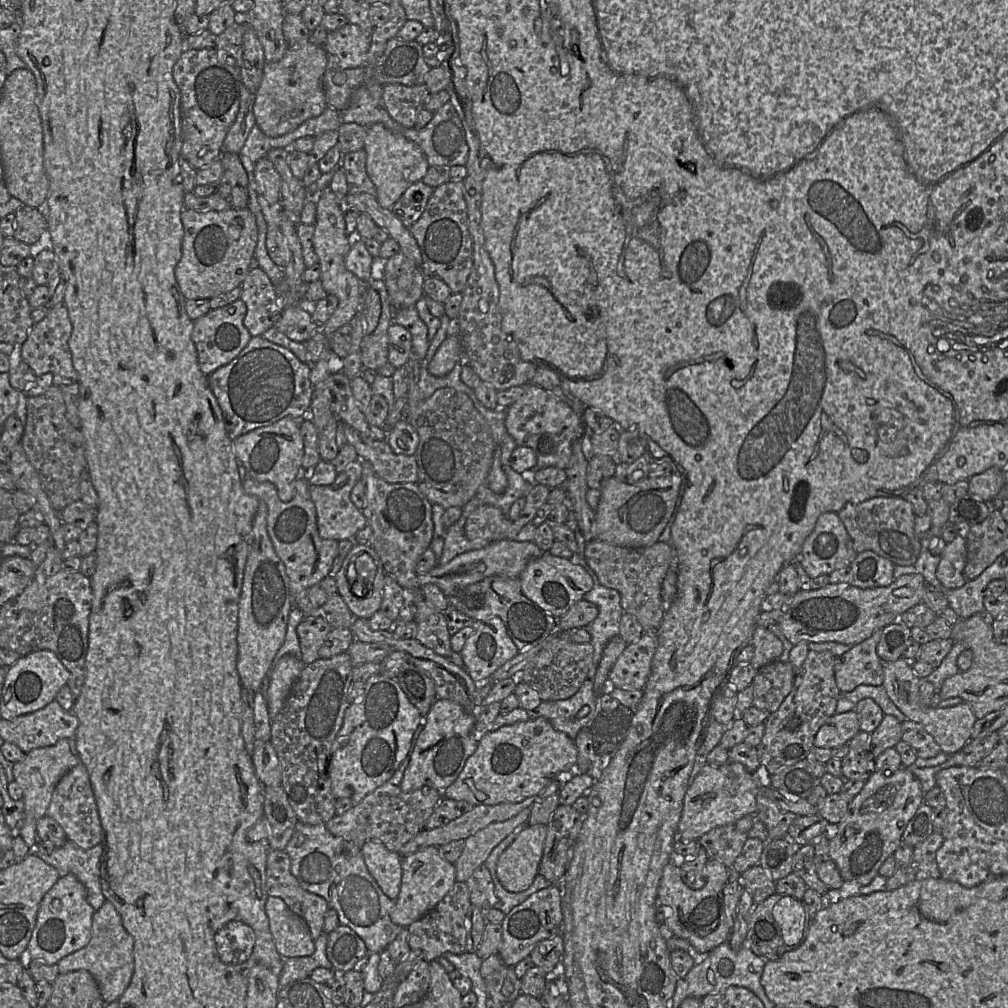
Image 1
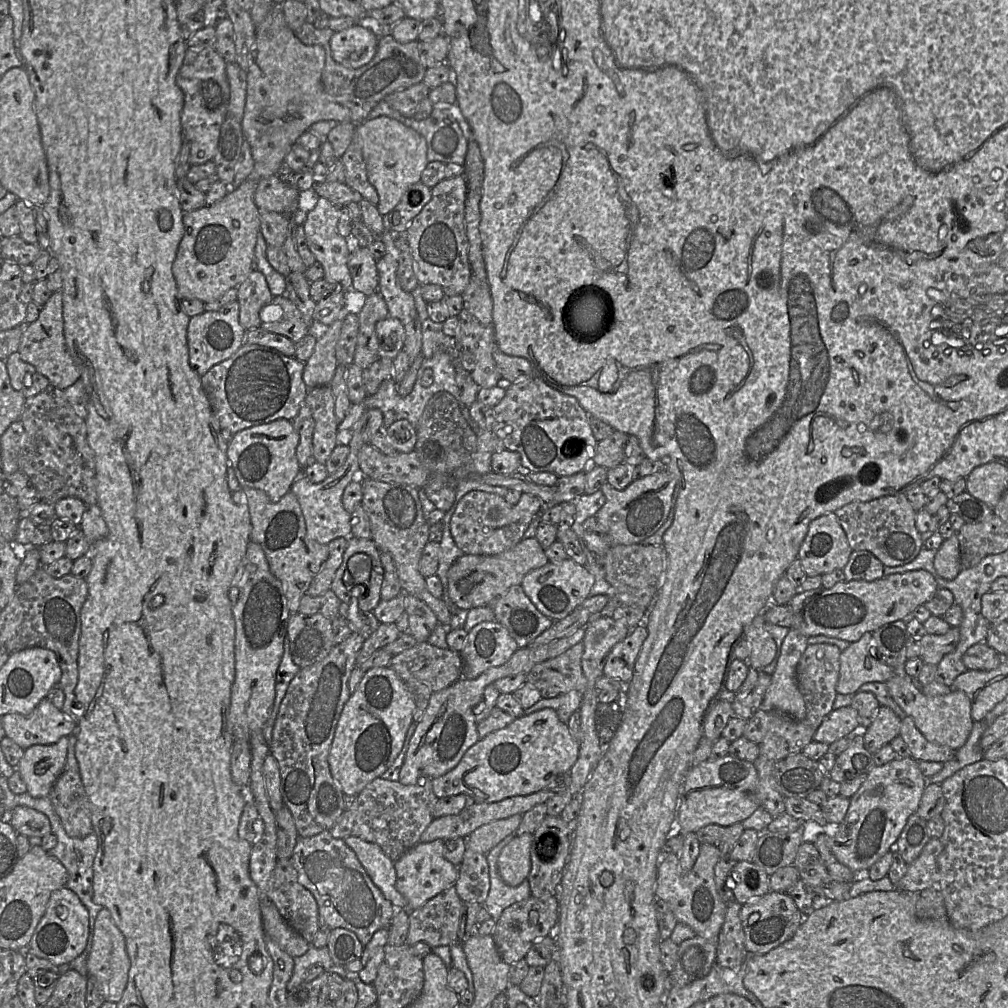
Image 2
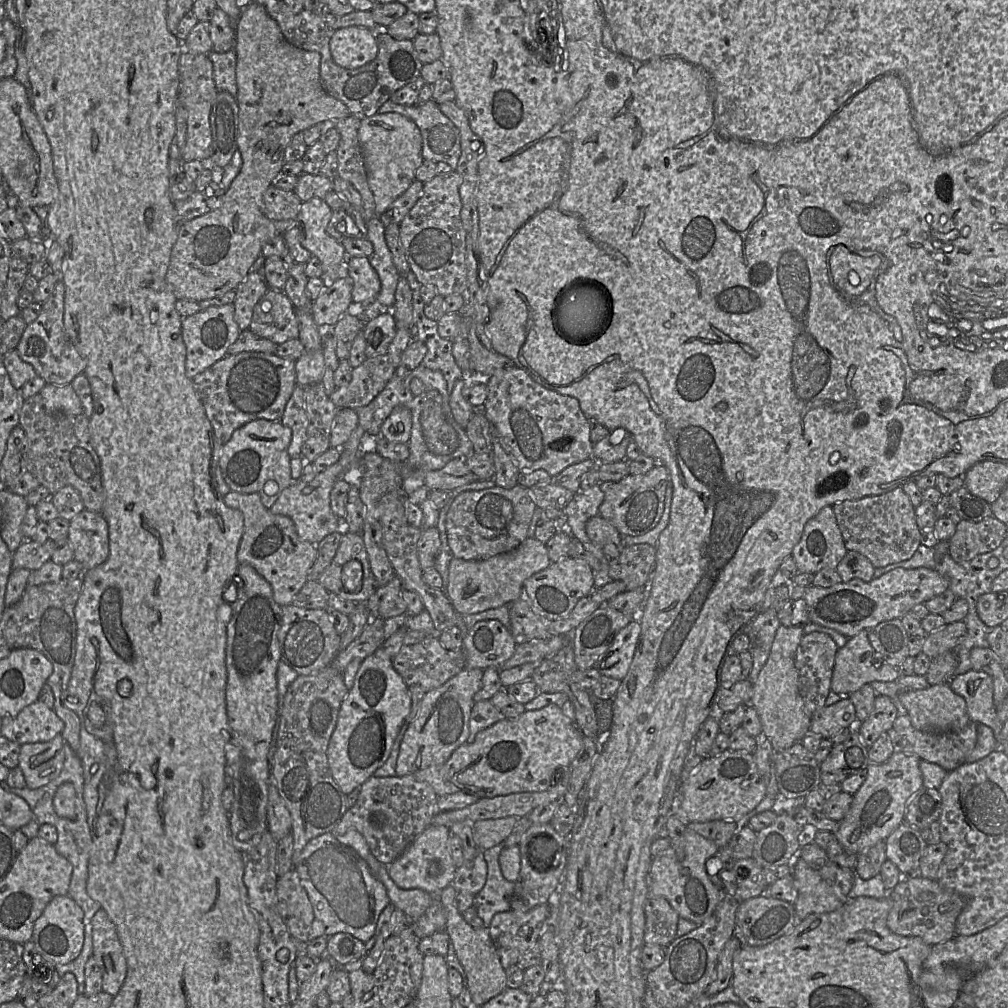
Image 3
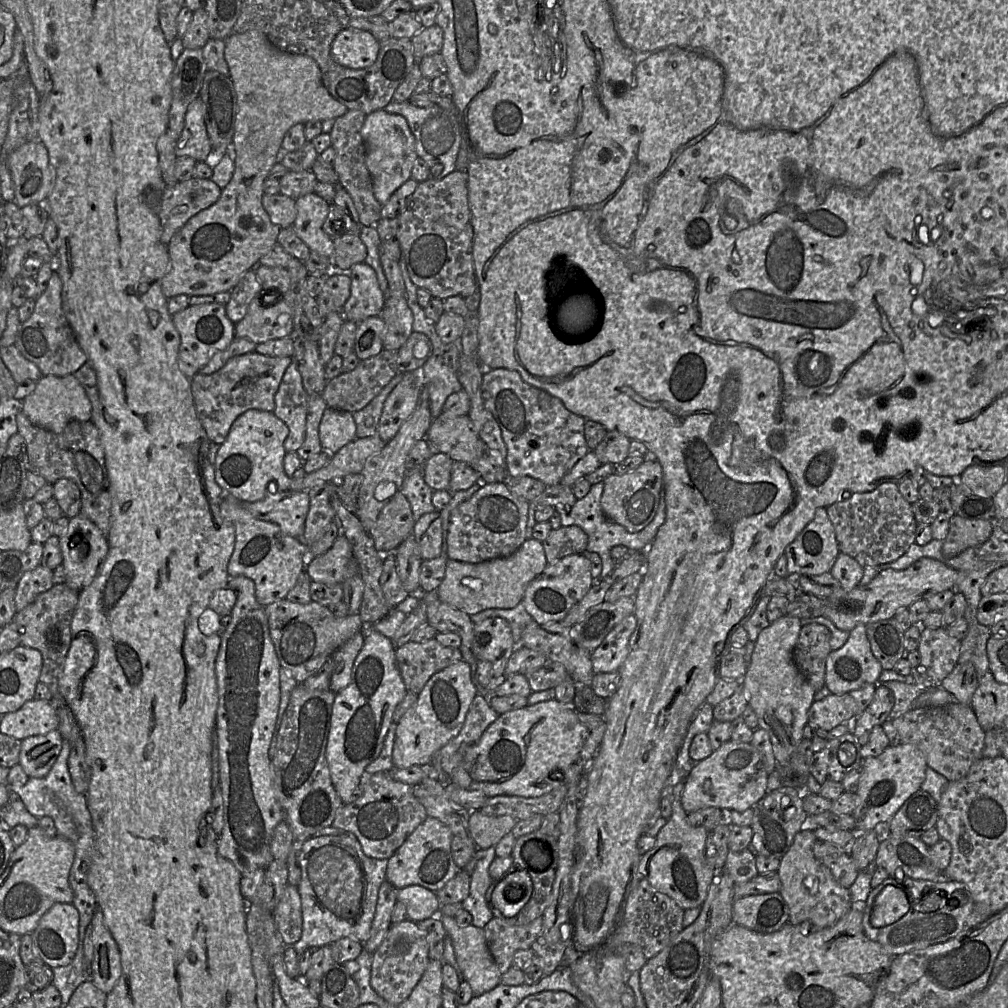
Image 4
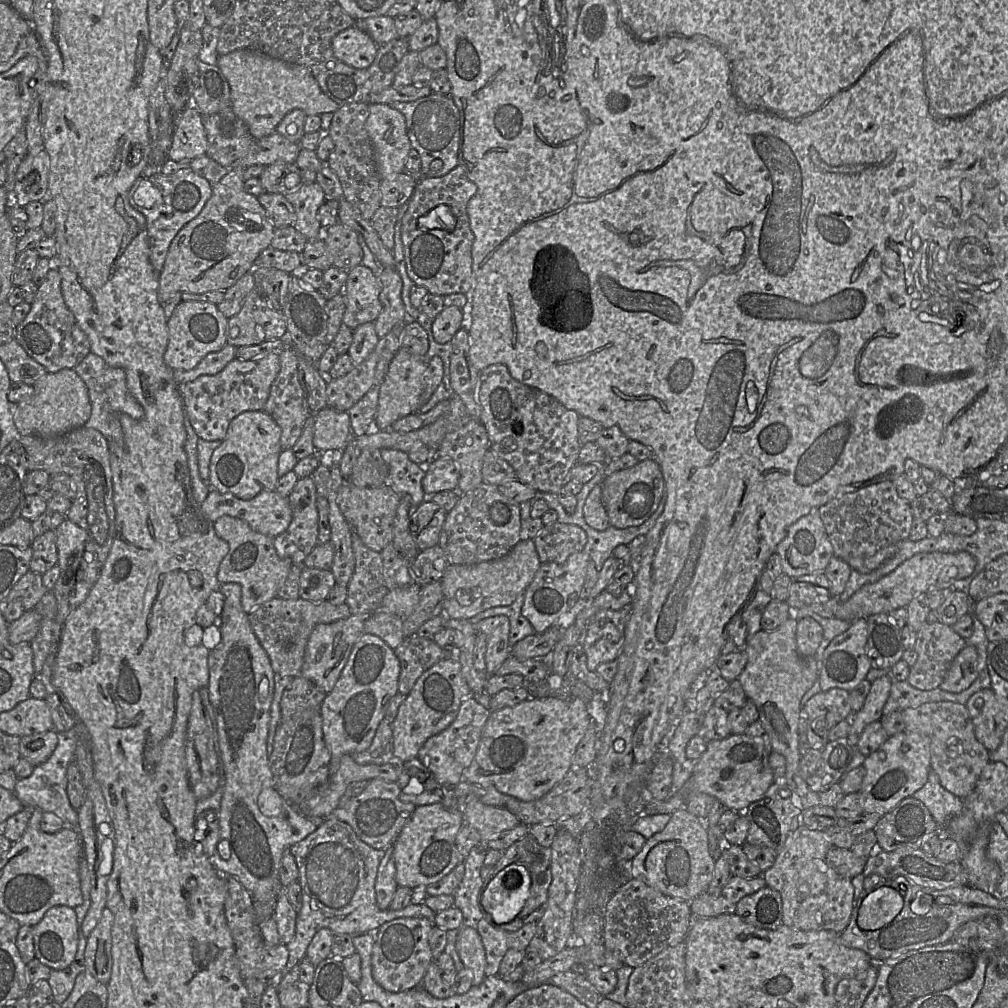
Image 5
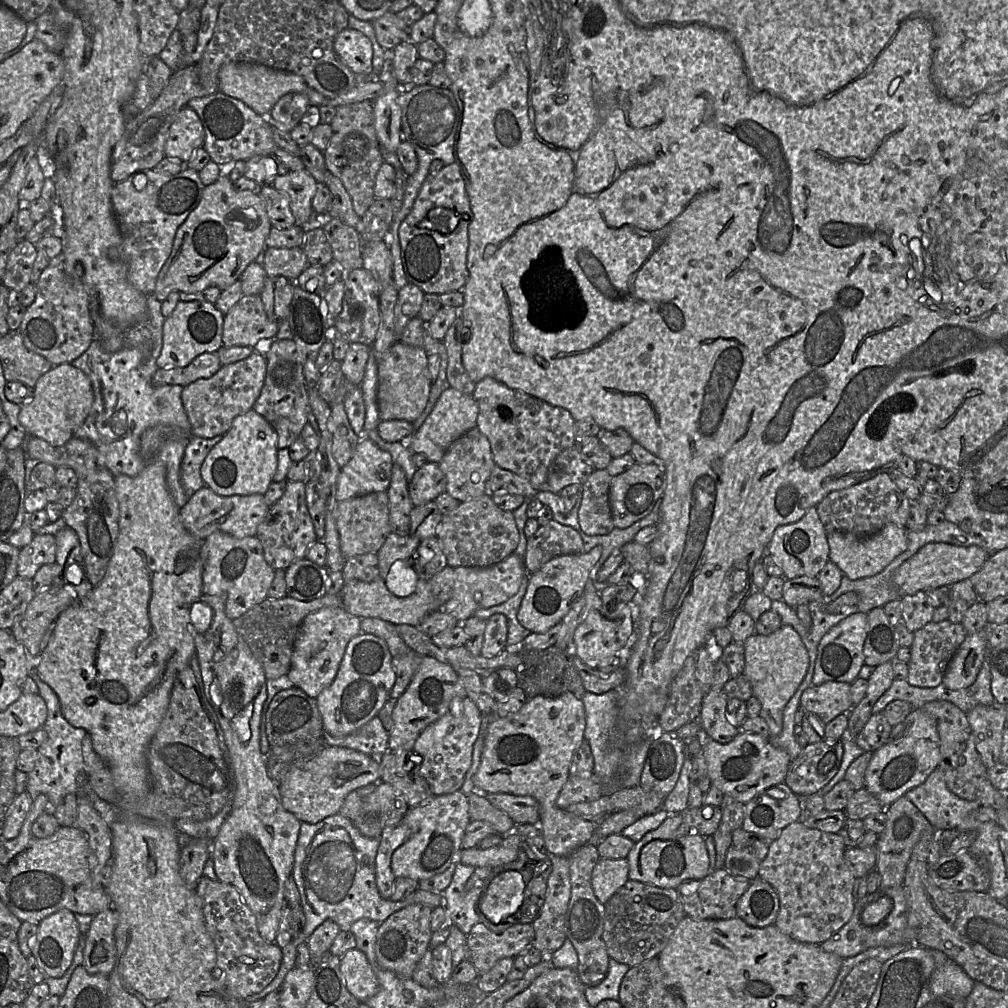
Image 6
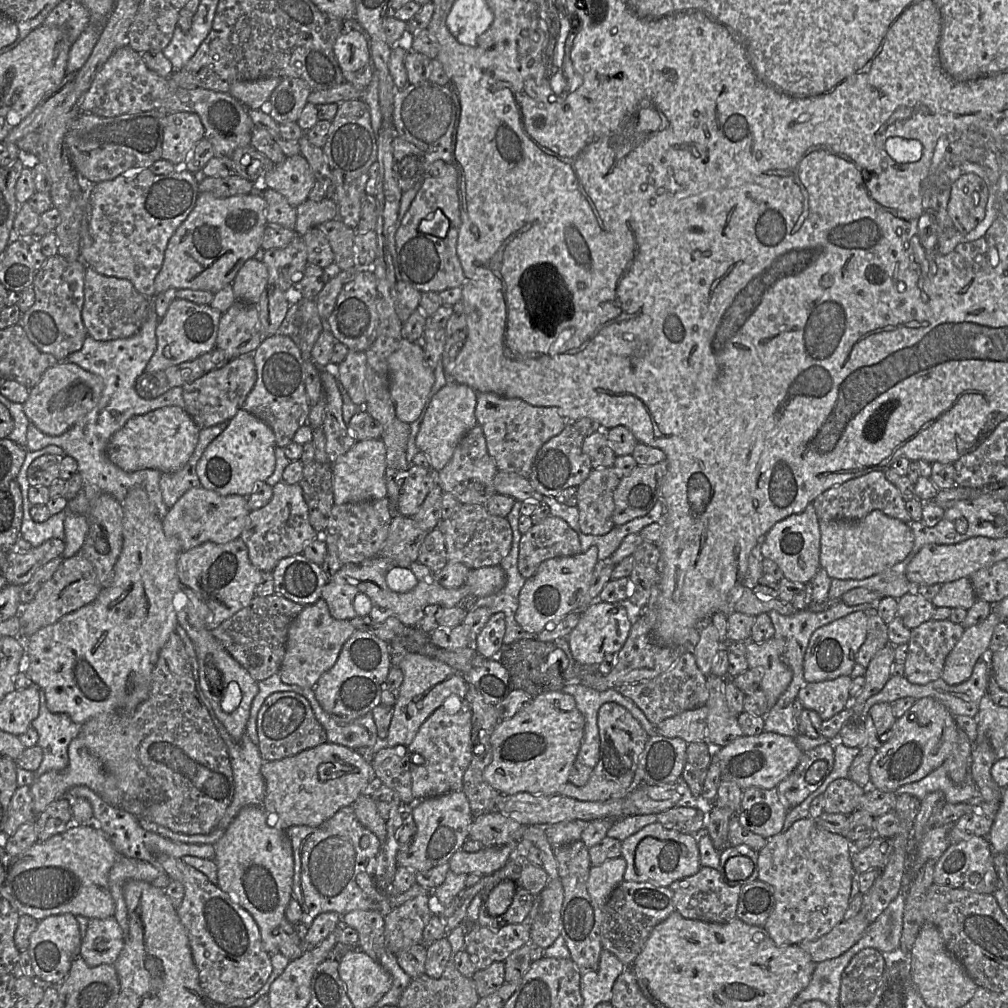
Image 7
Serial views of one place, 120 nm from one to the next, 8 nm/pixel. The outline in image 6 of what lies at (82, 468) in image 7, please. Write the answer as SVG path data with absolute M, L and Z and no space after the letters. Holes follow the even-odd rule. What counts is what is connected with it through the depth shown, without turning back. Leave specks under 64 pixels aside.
M153 294L147 295L148 319L136 324L125 334L125 347L121 350L113 353L106 352L95 338L83 354L70 363L90 378L94 392L92 408L74 437L92 442L98 451L98 463L107 467L114 476L120 474L137 476L157 455L157 458L166 465L169 491L176 505L181 508L187 503L188 497L181 484L180 467L185 449L194 435L182 402L184 387L181 385L153 386L152 377L159 369L156 360L162 349L163 324L166 319L161 313L161 304L162 301Z

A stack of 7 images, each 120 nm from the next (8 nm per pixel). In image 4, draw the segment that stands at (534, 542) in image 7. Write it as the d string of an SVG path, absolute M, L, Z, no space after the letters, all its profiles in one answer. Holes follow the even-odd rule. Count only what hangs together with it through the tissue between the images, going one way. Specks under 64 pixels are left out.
M561 526L552 529L542 544L547 562L552 564L568 555L584 553L588 536L579 526Z

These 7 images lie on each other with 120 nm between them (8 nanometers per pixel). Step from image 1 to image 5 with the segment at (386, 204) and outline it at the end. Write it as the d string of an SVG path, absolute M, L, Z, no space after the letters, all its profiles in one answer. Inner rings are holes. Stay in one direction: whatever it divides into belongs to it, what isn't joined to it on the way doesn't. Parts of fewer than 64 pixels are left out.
M370 103L365 128L372 142L380 177L395 179L403 173L412 148L404 115L389 104Z

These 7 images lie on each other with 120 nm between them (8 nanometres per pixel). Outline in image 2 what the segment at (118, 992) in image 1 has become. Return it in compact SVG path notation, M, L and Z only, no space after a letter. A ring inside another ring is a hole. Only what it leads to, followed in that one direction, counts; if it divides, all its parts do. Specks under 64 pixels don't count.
M103 907L95 918L92 931L92 945L87 956L88 975L95 976L102 983L106 1000L117 1003L127 985L129 968L124 935L113 922L109 910Z

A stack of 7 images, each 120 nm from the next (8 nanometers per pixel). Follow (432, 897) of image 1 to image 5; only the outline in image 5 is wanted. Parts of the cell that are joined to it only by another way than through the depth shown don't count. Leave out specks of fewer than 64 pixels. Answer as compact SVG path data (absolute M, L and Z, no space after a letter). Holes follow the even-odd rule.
M441 803L416 807L394 842L397 885L414 890L424 889L463 862L456 846L456 836L464 823L462 810L449 810Z

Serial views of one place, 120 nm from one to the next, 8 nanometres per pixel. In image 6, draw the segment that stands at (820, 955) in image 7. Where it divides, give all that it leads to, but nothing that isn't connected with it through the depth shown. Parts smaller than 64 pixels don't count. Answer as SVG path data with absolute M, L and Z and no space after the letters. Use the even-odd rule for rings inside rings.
M902 886L889 888L880 887L874 893L868 893L865 897L855 900L854 910L849 921L832 937L819 945L824 951L834 953L842 959L845 959L856 956L869 948L889 947L896 944L916 945L916 929L911 928L908 925L907 902ZM882 896L888 896L893 900L893 908L891 912L877 925L864 925L861 921L861 914L864 908Z

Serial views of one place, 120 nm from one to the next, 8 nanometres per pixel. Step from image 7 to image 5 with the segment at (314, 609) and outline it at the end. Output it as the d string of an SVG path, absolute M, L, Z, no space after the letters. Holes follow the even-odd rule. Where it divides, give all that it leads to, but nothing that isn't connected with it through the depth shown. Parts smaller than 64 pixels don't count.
M351 615L329 624L318 624L312 631L304 654L300 675L313 682L325 694L329 694L335 687L341 672L349 658L353 646L364 632L366 617Z

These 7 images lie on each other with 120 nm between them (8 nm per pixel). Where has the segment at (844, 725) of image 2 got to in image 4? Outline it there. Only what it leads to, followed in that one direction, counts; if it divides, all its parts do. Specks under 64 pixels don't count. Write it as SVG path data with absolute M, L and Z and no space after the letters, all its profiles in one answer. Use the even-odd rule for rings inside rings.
M849 693L830 694L812 703L808 724L814 730L820 728L830 732L839 724L853 722L856 717L856 704Z

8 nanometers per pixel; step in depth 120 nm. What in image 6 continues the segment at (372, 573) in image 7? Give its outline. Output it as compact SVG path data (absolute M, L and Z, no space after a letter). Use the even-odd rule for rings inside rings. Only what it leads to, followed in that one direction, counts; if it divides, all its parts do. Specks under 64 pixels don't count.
M379 577L372 582L363 582L360 580L351 580L346 582L340 593L342 607L350 614L359 618L379 618L388 621L394 625L407 624L411 626L420 626L422 621L432 612L442 610L439 607L439 601L434 598L429 585L429 579L419 577L416 590L407 597L397 597L392 594L385 581Z

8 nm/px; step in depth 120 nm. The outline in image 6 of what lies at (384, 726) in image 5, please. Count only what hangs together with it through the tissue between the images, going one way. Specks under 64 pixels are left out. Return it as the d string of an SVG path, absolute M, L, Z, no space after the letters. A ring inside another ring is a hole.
M378 716L346 736L332 736L324 733L324 739L328 746L339 746L353 749L373 758L380 758L389 750L389 733L383 727Z

